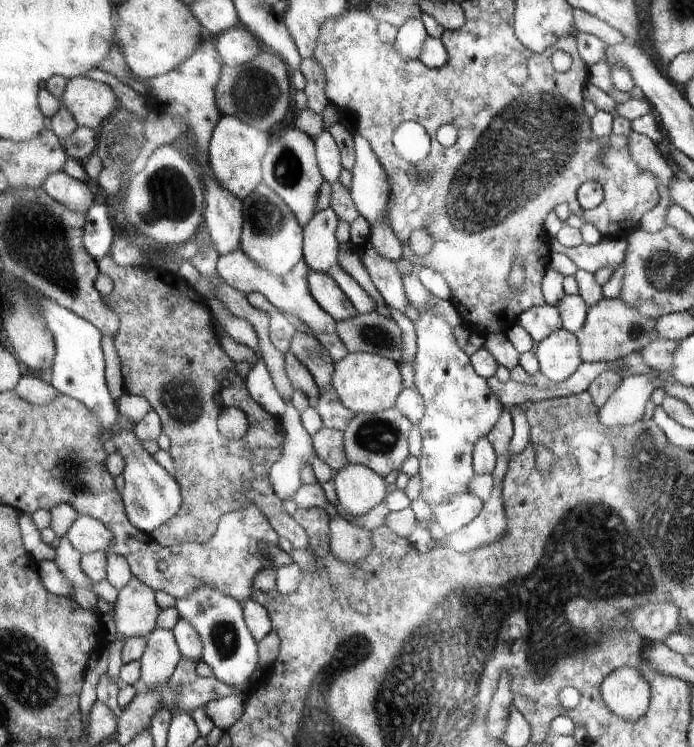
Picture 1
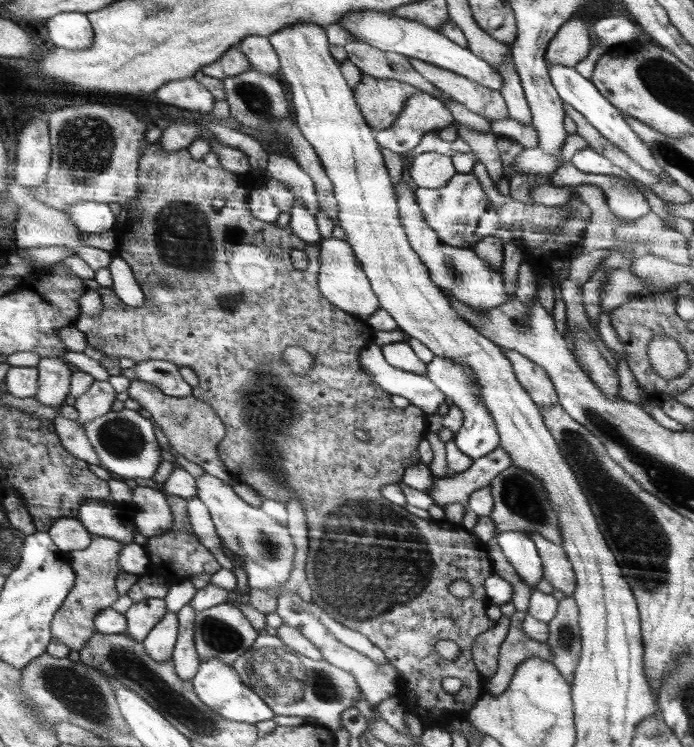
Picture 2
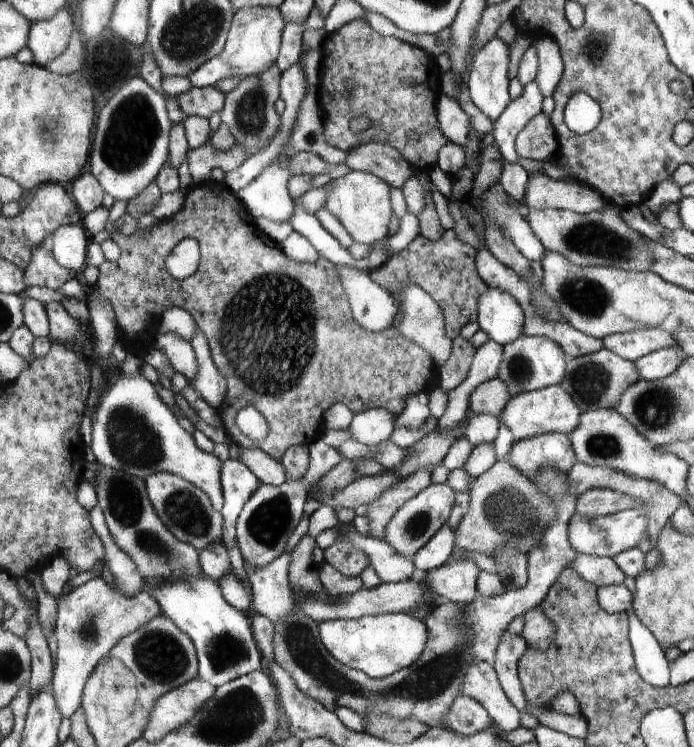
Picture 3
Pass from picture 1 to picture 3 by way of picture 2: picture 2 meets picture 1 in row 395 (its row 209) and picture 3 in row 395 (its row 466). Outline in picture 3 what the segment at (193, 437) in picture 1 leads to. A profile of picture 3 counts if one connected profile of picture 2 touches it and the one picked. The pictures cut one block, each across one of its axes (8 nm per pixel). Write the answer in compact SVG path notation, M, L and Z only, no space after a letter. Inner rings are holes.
M209 181L194 185L185 196L183 208L176 218L160 221L150 234L138 230L126 236L113 231L112 238L120 244L122 256L118 260L107 260L100 266L100 276L94 290L100 298L112 302L123 339L127 341L126 348L144 359L148 342L146 336L152 336L150 342L156 344L156 322L167 313L168 306L173 304L186 310L202 330L212 362L226 380L226 396L216 408L216 414L237 446L248 450L258 448L274 460L281 461L290 446L309 447L320 438L324 429L323 415L334 404L348 406L353 414L374 409L386 410L397 416L407 408L412 394L426 392L428 384L434 380L434 370L437 368L434 368L432 356L404 338L396 328L397 321L386 330L371 332L352 320L354 314L350 314L350 300L343 291L336 266L320 256L314 264L288 260L280 244L272 242L260 231L255 217L242 200L223 183ZM185 237L198 242L199 264L194 274L184 280L176 280L168 270L167 259L171 249ZM246 406L254 406L268 424L268 436L260 442L253 442L237 429L237 413Z

